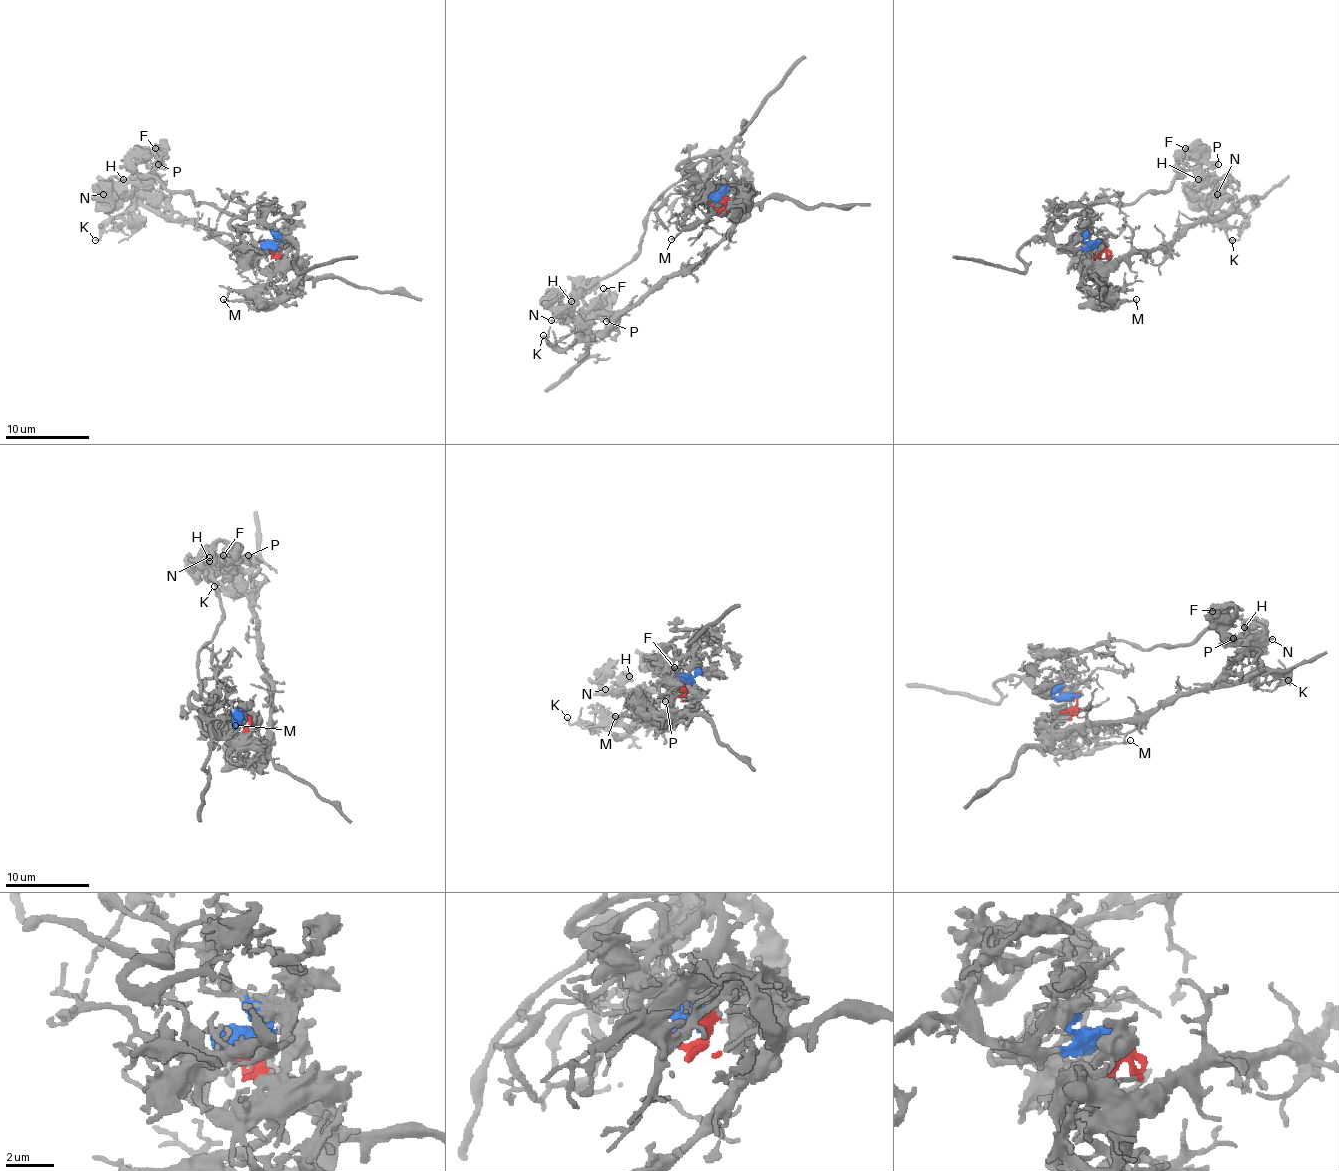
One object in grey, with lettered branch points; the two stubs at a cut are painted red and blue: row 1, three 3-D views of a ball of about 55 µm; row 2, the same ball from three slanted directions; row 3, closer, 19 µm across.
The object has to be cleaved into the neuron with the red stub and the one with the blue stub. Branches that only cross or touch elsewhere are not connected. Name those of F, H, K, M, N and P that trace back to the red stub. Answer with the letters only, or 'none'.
K, M

